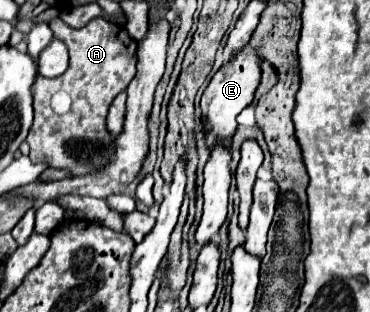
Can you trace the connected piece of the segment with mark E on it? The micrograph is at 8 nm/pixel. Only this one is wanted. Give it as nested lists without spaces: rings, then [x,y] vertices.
[[[244,46],[234,54],[232,60],[228,60],[210,80],[202,94],[202,110],[204,110],[204,128],[206,128],[206,140],[210,144],[216,144],[218,140],[230,140],[236,132],[236,116],[252,102],[254,92],[260,84],[260,54],[252,46]]]

